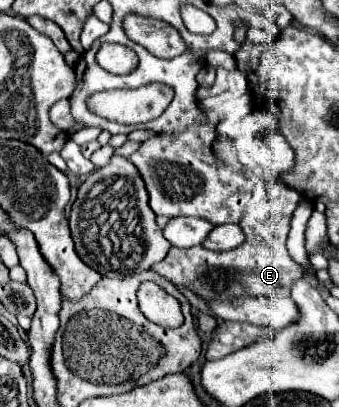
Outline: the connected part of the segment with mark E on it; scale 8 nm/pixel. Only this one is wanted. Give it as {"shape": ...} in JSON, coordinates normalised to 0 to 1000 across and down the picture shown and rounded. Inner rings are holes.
{"shape":[[[785,447],[791,491],[726,516],[714,536],[714,565],[726,575],[720,600],[673,619],[625,619],[602,604],[566,609],[501,609],[496,629],[454,649],[448,663],[496,683],[519,703],[560,708],[602,737],[690,737],[702,727],[855,727],[867,688],[891,678],[891,658],[855,634],[844,585],[855,565],[855,536],[879,491],[891,486],[873,467],[844,452]],[[838,467],[838,477],[808,477]]]}

